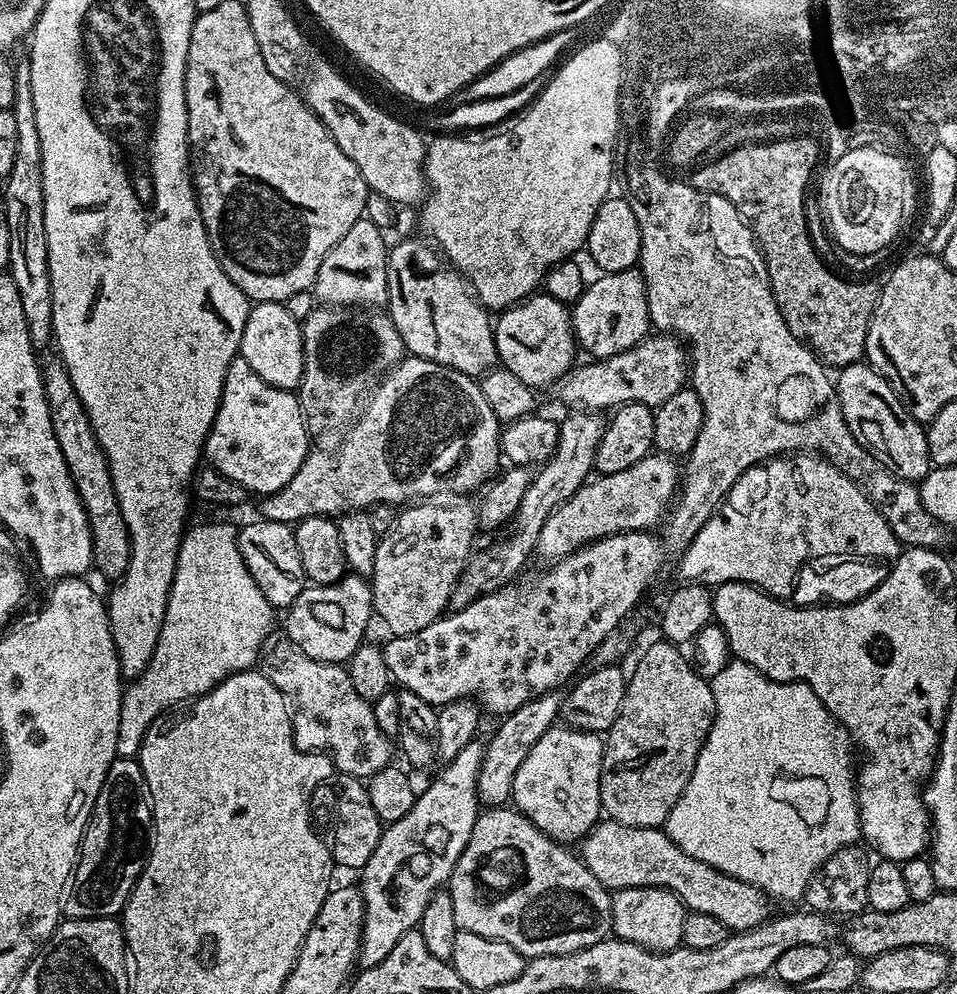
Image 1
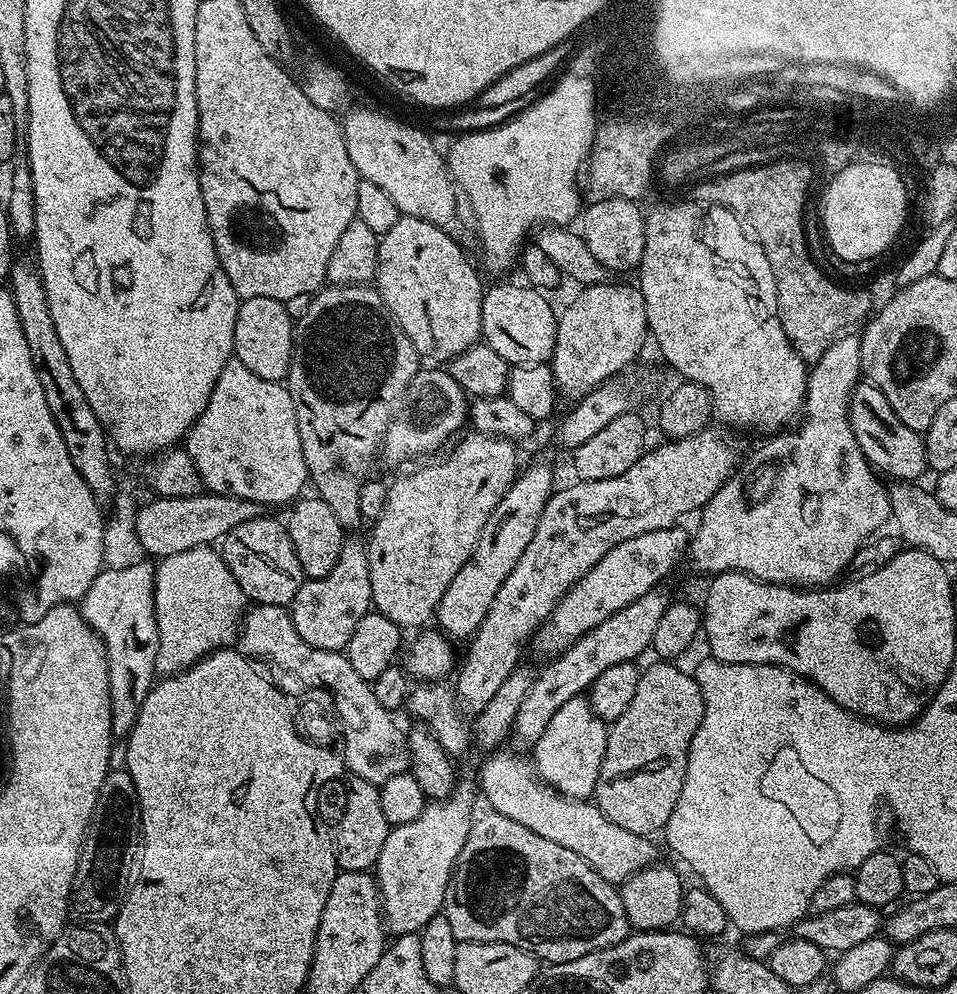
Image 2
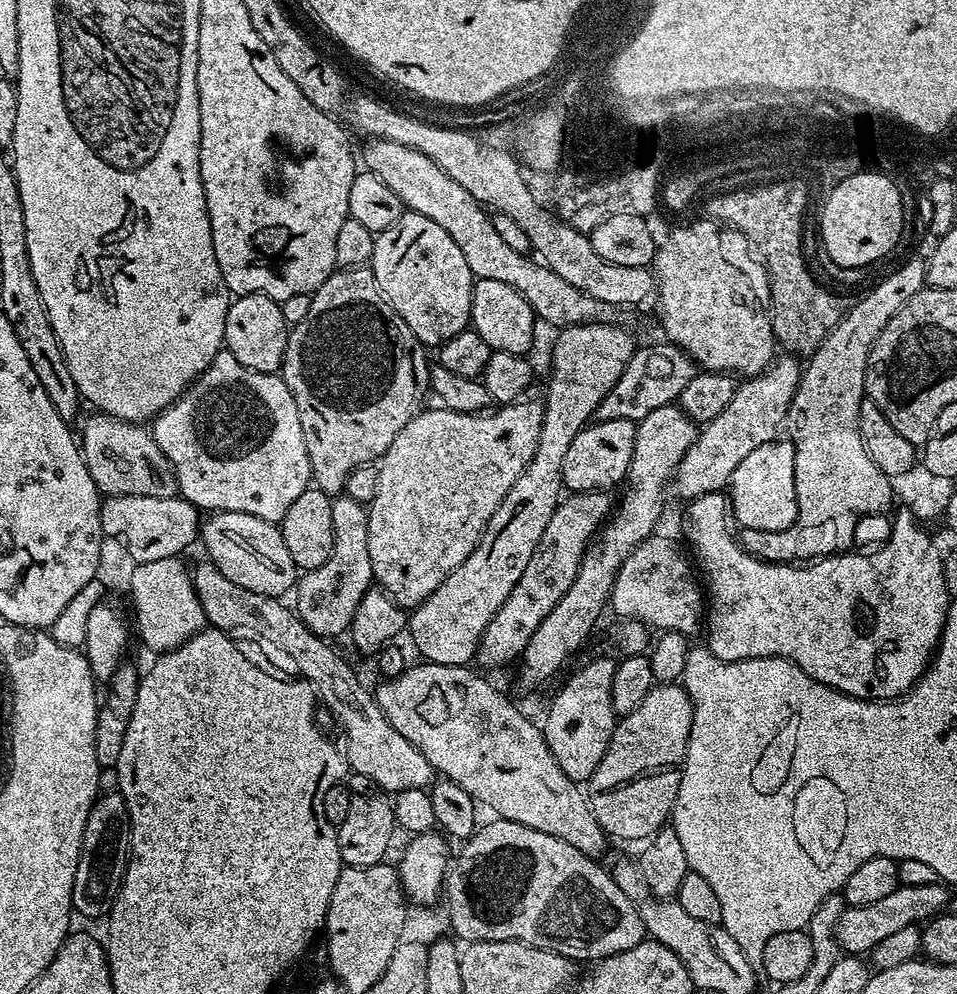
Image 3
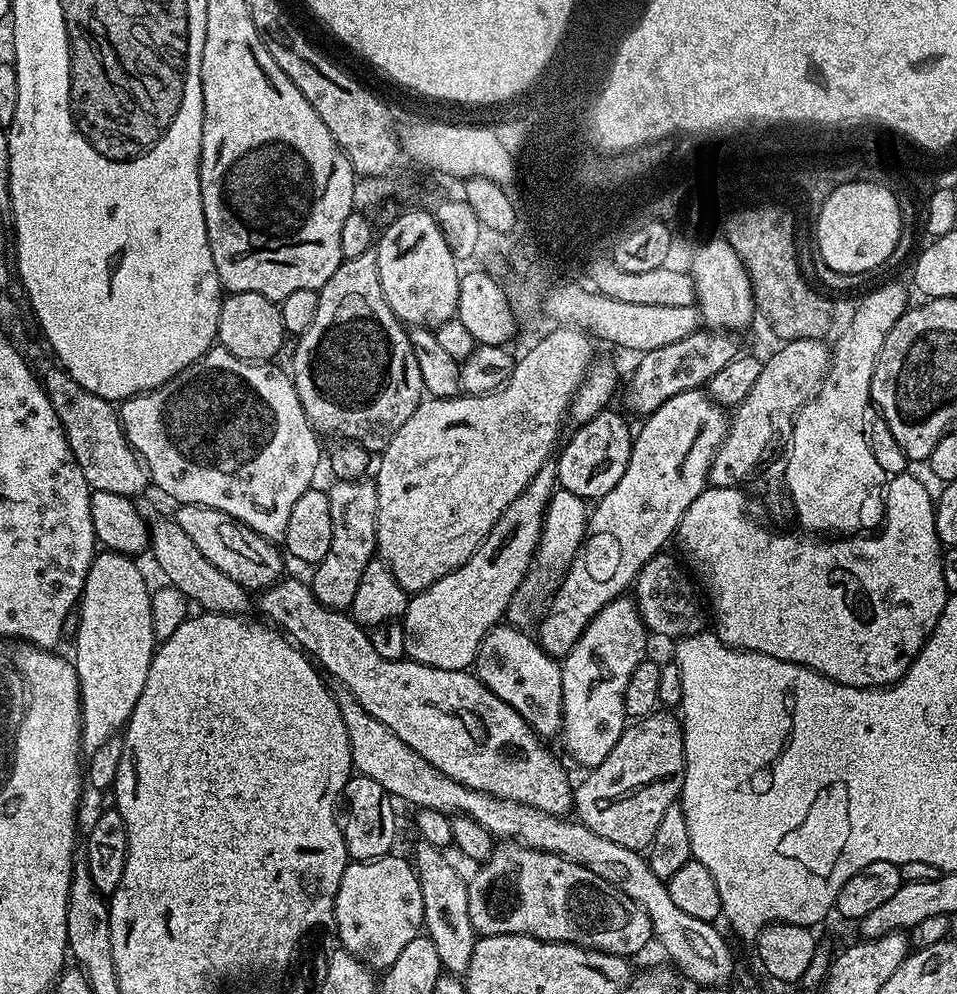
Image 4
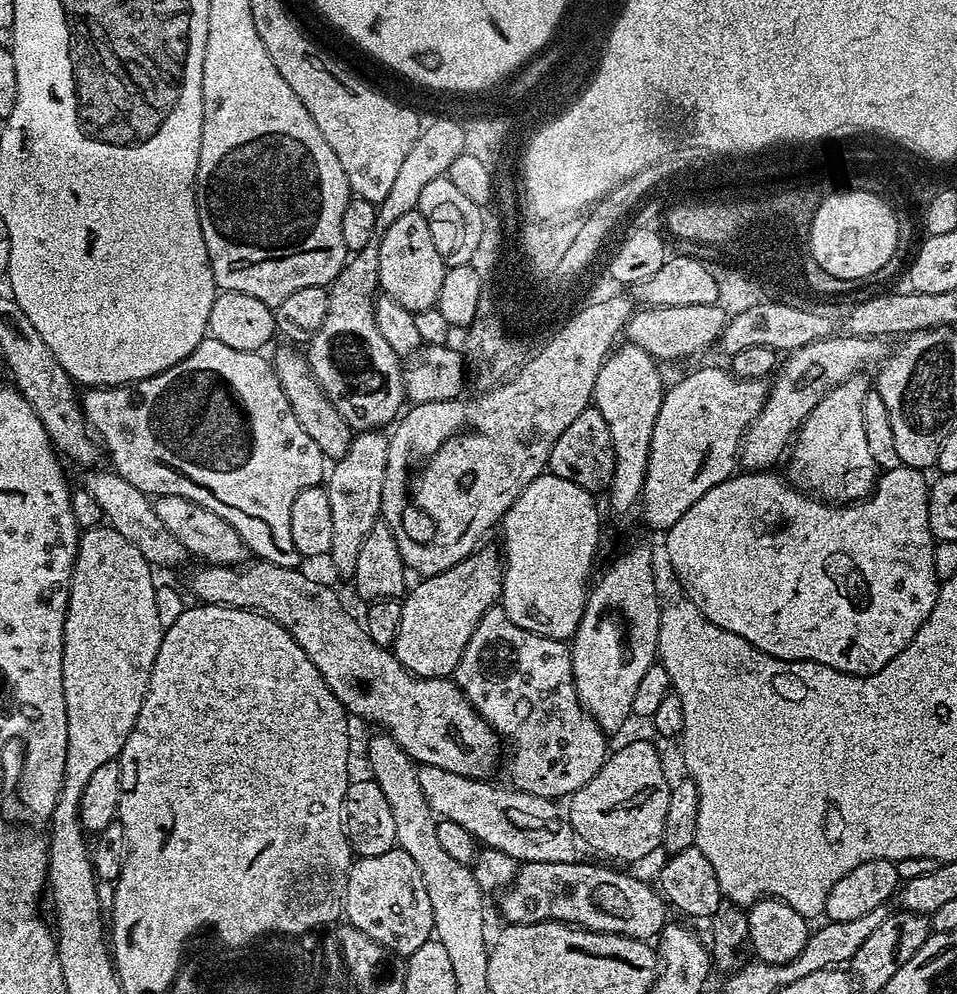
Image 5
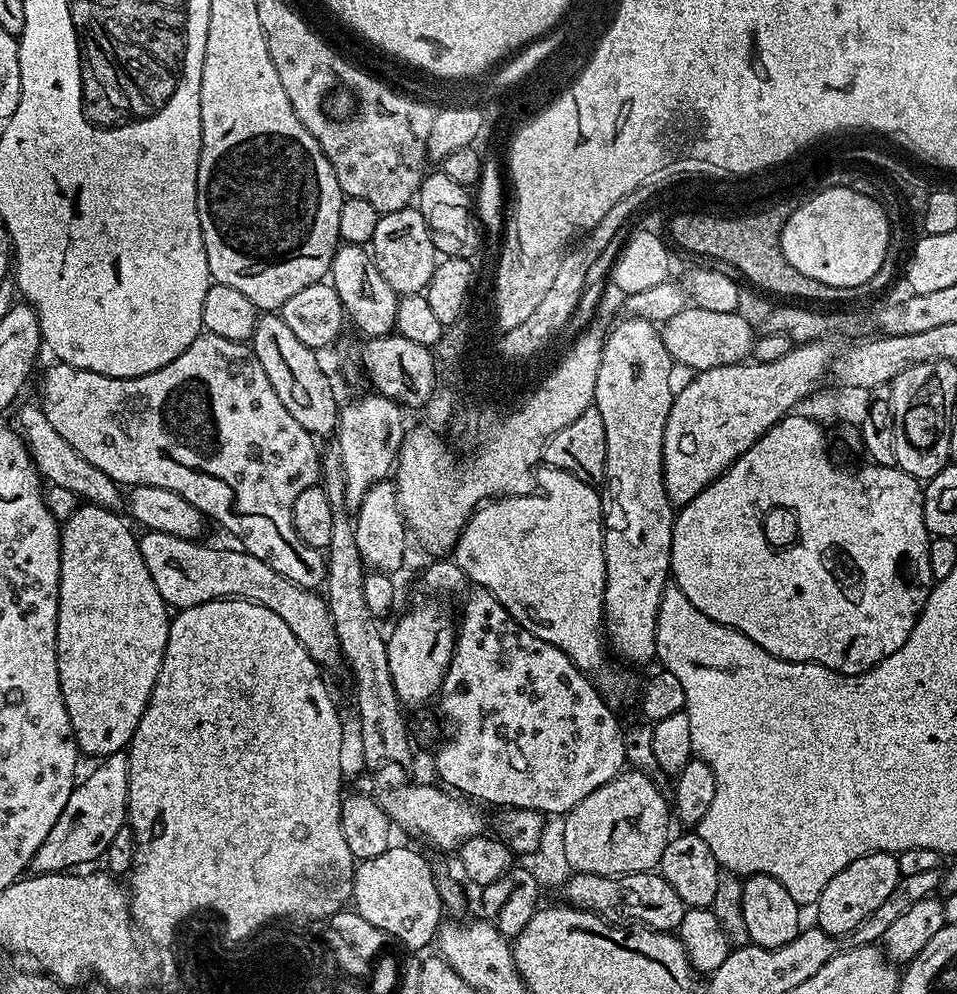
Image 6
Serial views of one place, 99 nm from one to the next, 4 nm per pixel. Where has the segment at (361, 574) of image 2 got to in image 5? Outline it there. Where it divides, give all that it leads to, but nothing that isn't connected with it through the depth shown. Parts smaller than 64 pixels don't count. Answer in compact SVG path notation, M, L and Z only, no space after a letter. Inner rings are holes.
M380 430L357 431L353 435L350 450L343 458L335 461L327 473L326 487L330 494L330 511L334 525L334 539L330 542L328 556L345 578L351 578L354 574L362 542L366 542L366 534L370 534L370 530L381 519L382 482L387 461L388 436Z

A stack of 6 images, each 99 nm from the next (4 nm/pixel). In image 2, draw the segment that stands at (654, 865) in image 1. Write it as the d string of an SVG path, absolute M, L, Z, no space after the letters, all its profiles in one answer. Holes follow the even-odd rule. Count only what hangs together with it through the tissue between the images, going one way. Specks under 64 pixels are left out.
M497 750L485 760L488 761L480 768L478 788L488 799L487 807L506 818L514 818L514 822L526 826L526 830L534 830L534 834L542 834L542 838L550 838L550 842L558 842L558 846L566 846L566 850L574 850L578 858L602 874L609 884L619 885L638 869L657 863L656 848L649 837L622 830L622 826L610 822L595 803L584 798L563 796L556 788L541 782L525 757L524 761L512 752Z

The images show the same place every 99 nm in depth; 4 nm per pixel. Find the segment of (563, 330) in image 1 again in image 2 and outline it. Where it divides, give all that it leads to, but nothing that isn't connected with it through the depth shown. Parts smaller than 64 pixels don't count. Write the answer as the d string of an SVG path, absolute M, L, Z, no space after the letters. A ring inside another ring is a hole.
M496 284L484 293L482 302L482 340L489 344L497 354L502 354L510 366L518 364L542 364L551 361L554 342L556 341L557 309L552 309L549 297L540 289L520 284Z

